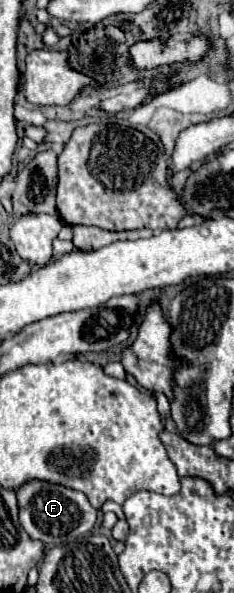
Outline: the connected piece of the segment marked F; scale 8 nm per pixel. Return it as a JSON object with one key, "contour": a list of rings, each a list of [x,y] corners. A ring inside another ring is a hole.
{"contour":[[[34,480],[32,484],[24,484],[18,492],[18,510],[20,510],[20,524],[32,540],[40,540],[46,546],[60,546],[78,540],[82,534],[90,532],[96,524],[96,508],[88,502],[82,492],[60,488],[58,484],[40,484]]]}

